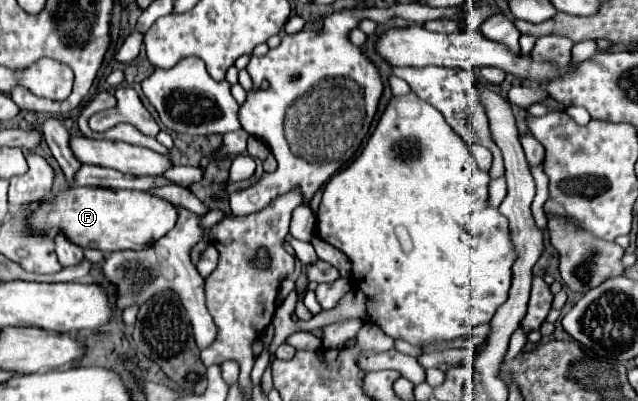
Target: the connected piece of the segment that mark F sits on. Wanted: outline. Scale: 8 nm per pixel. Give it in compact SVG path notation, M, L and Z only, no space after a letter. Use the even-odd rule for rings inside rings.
M75 186L71 192L51 192L47 202L29 216L29 224L37 232L49 232L53 226L63 228L69 240L81 248L97 248L105 254L117 250L143 250L165 236L177 222L177 208L149 192L139 190L107 190L95 186Z

